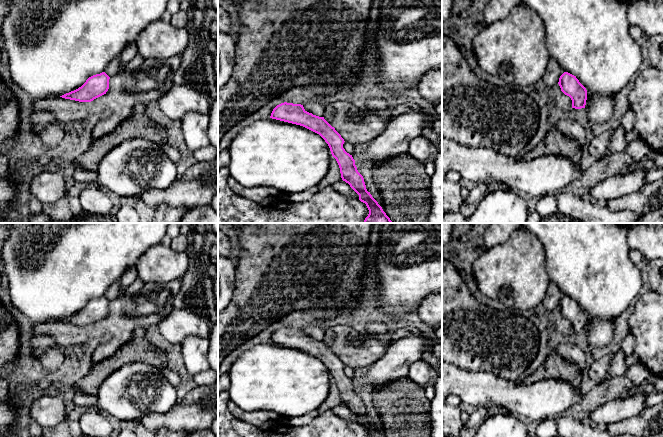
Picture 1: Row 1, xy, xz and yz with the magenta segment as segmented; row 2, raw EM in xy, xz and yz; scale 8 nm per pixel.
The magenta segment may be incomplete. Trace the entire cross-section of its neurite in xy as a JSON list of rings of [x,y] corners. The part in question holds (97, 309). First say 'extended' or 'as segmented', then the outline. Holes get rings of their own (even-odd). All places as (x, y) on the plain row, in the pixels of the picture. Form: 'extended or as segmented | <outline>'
as segmented | [[[105,296],[93,299],[81,311],[60,321],[79,326],[91,326],[106,318],[109,313],[109,303]]]

